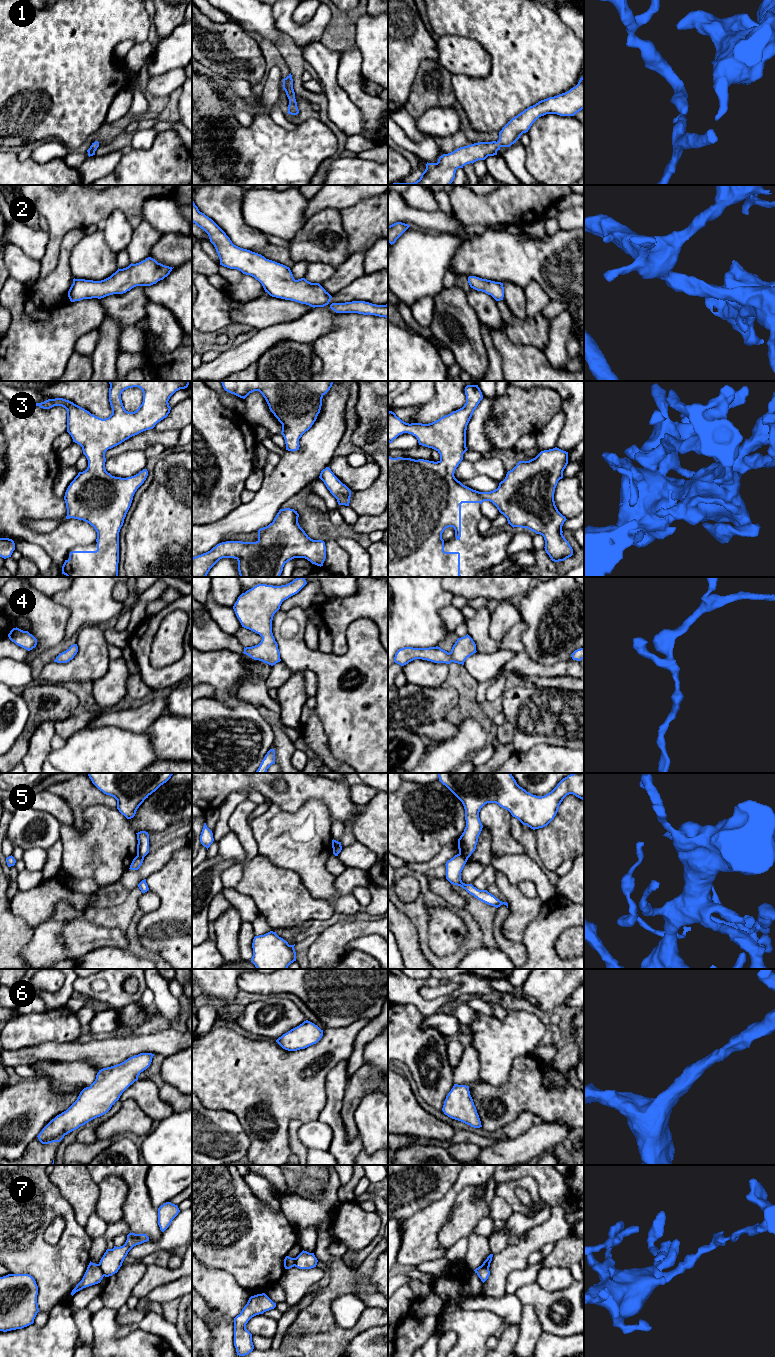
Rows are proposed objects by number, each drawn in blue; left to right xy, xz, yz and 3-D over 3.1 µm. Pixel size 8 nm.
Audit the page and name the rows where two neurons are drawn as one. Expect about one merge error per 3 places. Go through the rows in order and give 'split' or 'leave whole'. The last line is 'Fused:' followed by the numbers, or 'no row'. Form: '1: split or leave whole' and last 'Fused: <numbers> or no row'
1: leave whole
2: leave whole
3: leave whole
4: leave whole
5: split
6: leave whole
7: split
Fused: 5, 7

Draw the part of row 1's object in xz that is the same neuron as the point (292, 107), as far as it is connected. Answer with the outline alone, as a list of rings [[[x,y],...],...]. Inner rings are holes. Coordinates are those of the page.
[[[291,73],[283,79],[283,89],[289,99],[288,114],[297,115],[299,113],[297,102],[295,99],[295,92],[293,89],[293,79]]]

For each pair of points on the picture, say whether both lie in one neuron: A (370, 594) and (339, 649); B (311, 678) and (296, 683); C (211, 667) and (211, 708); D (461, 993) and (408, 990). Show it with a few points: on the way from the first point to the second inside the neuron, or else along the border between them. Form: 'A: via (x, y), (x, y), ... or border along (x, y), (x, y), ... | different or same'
A: via (356, 608), (339, 625), (339, 635) | same
B: border along (303, 672), (303, 688), (307, 697) | different
C: border along (211, 697), (220, 700), (232, 708) | different
D: via (448, 998), (437, 1003), (421, 1003) | same

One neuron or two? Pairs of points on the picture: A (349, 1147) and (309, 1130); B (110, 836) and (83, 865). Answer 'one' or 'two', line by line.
A: two
B: one

